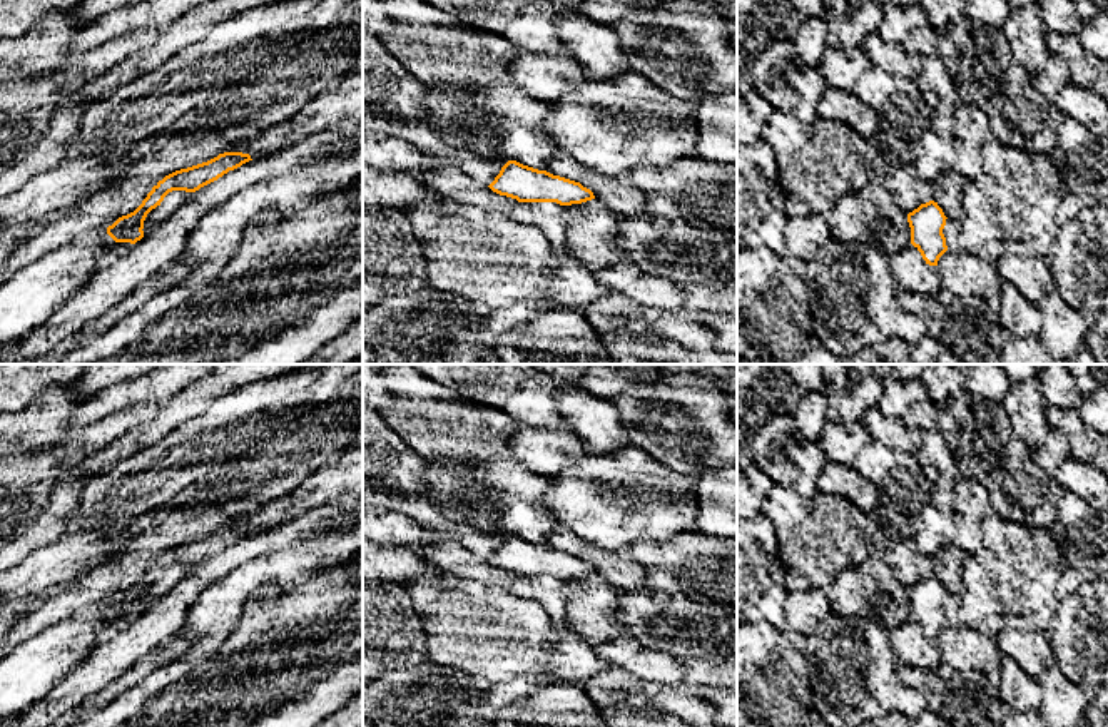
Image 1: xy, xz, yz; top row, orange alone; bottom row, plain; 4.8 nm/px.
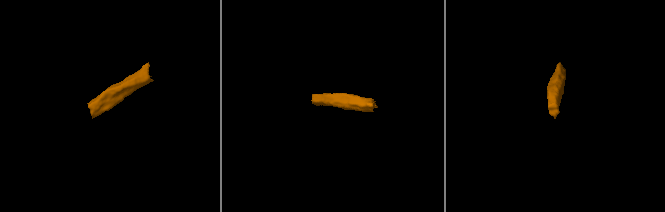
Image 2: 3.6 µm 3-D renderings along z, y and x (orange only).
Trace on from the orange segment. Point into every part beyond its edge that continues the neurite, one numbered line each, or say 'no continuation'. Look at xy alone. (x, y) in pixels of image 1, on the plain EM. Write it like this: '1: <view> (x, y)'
1: xy (27, 672)

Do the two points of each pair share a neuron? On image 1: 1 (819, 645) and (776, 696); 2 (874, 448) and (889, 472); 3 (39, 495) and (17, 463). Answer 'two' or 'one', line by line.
1: two
2: one
3: one

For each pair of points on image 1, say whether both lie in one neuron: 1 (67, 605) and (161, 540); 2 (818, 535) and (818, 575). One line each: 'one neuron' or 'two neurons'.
1: one neuron
2: one neuron

